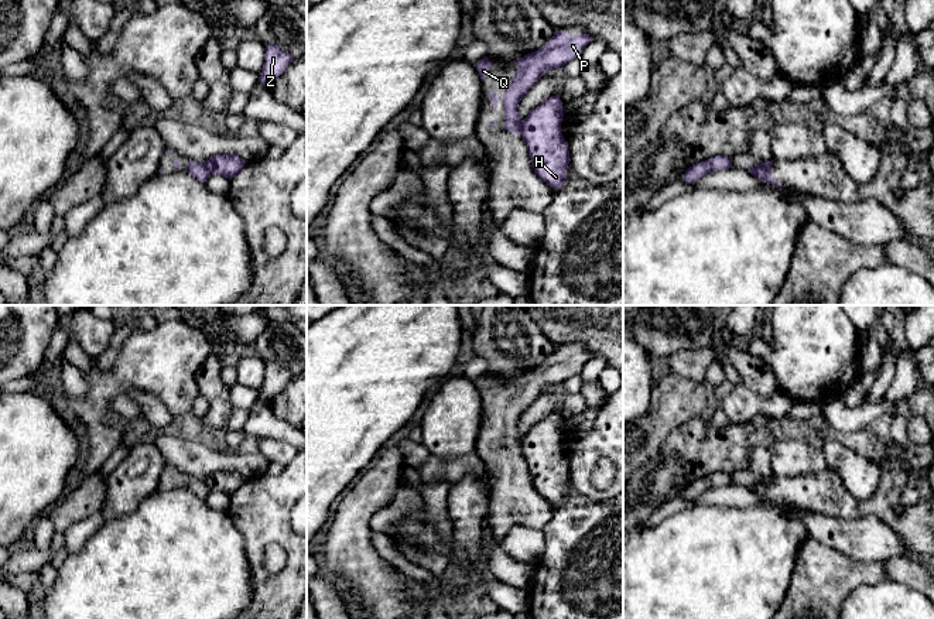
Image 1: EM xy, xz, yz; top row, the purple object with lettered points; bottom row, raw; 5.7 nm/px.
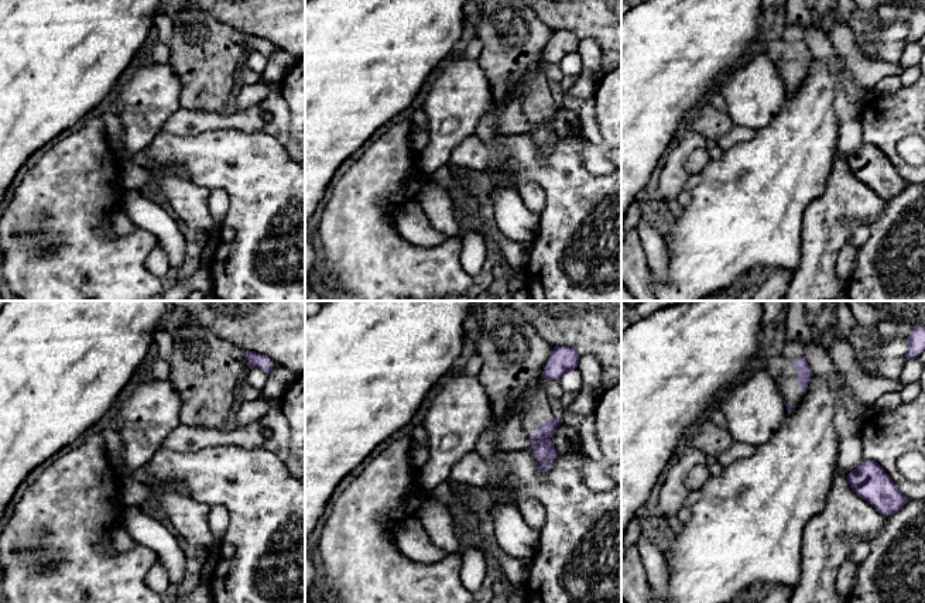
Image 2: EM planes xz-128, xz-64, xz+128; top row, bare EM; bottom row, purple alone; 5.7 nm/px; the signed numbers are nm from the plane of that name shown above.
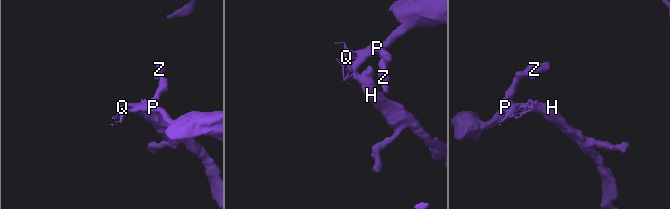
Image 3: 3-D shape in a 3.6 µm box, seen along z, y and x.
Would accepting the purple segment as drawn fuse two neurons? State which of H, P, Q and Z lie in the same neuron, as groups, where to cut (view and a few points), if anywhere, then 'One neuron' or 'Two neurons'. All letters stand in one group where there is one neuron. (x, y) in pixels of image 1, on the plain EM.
Groups: H / P Q Z. Split along xz (524, 437), (520, 450). Two neurons

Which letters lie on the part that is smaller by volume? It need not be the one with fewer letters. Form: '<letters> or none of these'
H

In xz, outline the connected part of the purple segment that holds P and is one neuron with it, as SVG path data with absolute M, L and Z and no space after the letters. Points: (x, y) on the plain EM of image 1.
M555 346L554 352L541 365L514 379L519 387L503 413L506 448L521 451L524 437L520 435L517 428L521 414L550 386L579 376L584 365L591 358L593 355L586 349L569 352L564 346Z

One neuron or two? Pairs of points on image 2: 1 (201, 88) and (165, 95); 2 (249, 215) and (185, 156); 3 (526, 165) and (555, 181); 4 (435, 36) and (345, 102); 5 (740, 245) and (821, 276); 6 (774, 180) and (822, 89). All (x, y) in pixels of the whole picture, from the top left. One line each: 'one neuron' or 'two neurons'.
1: two neurons
2: one neuron
3: one neuron
4: one neuron
5: two neurons
6: one neuron

